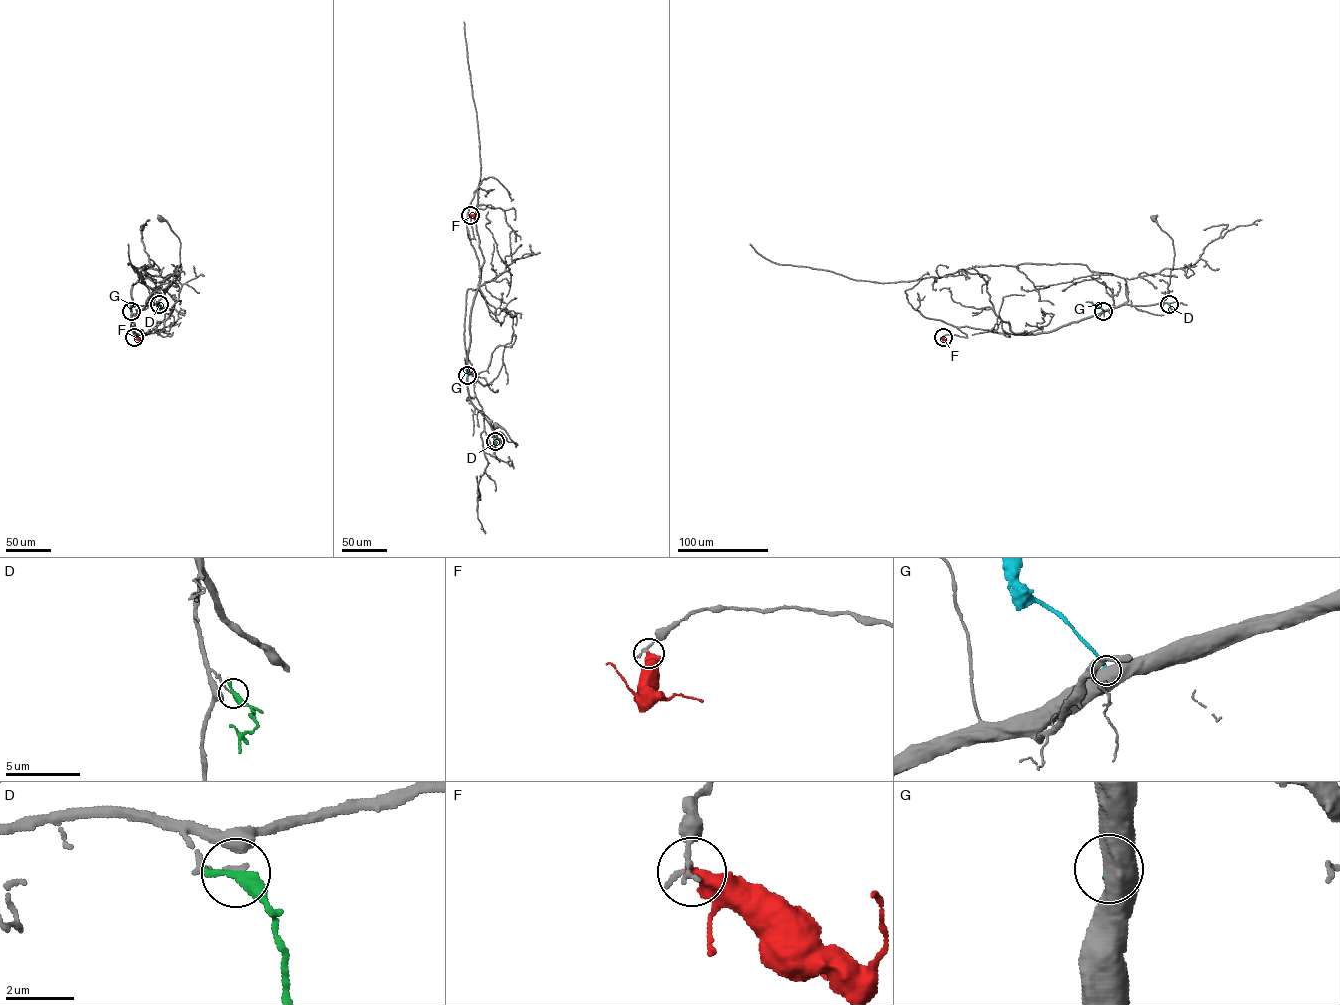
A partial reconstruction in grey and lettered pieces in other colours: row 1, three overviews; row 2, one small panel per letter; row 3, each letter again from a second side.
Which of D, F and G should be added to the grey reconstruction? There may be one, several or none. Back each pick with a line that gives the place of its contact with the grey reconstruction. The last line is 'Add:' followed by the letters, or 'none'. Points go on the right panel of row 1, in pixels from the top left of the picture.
Add: none

